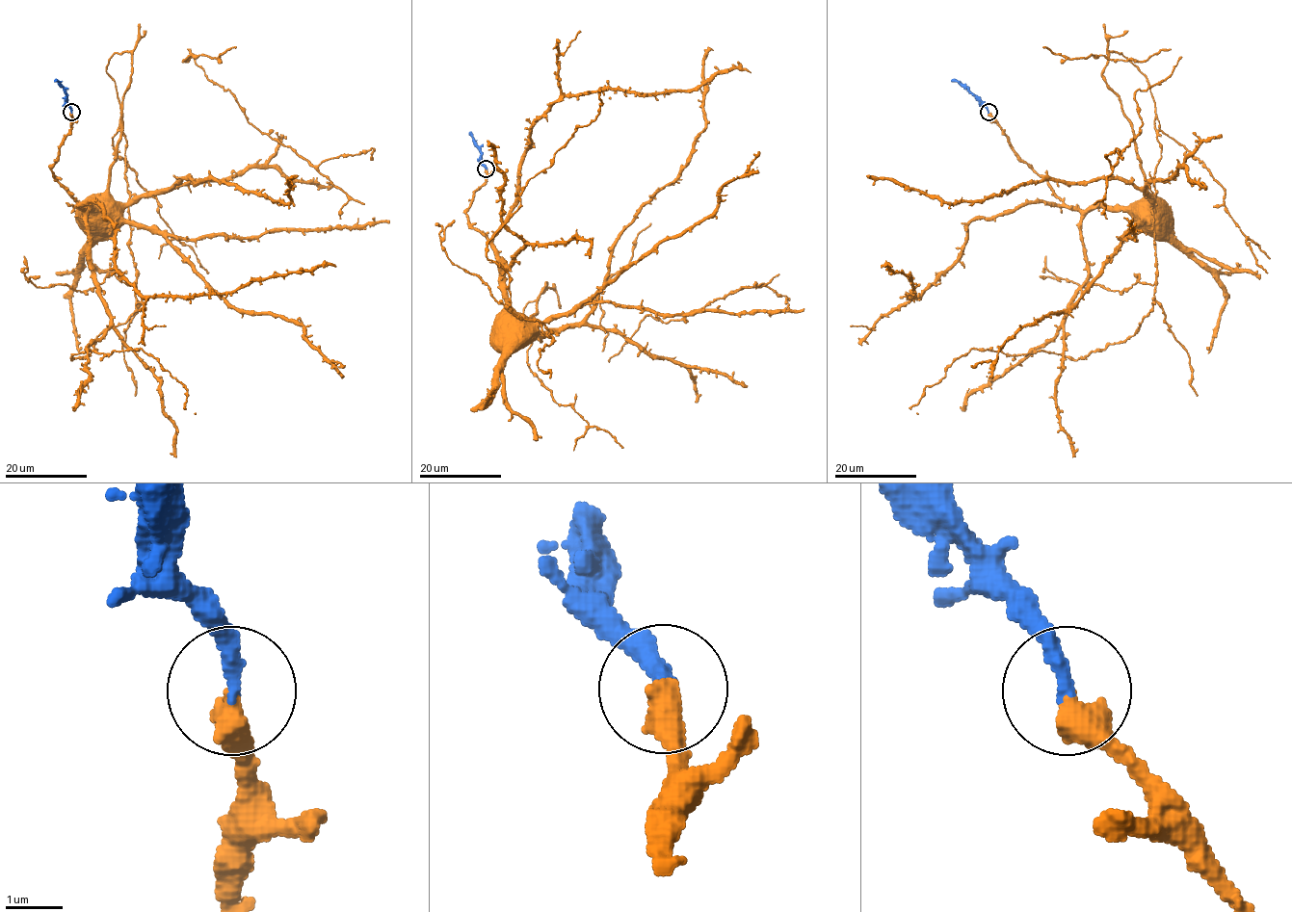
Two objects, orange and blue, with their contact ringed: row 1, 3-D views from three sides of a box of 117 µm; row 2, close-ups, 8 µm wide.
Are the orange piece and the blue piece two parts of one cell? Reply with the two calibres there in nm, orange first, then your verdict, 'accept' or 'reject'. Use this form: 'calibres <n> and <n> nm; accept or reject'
calibres 480 and 280 nm; accept

